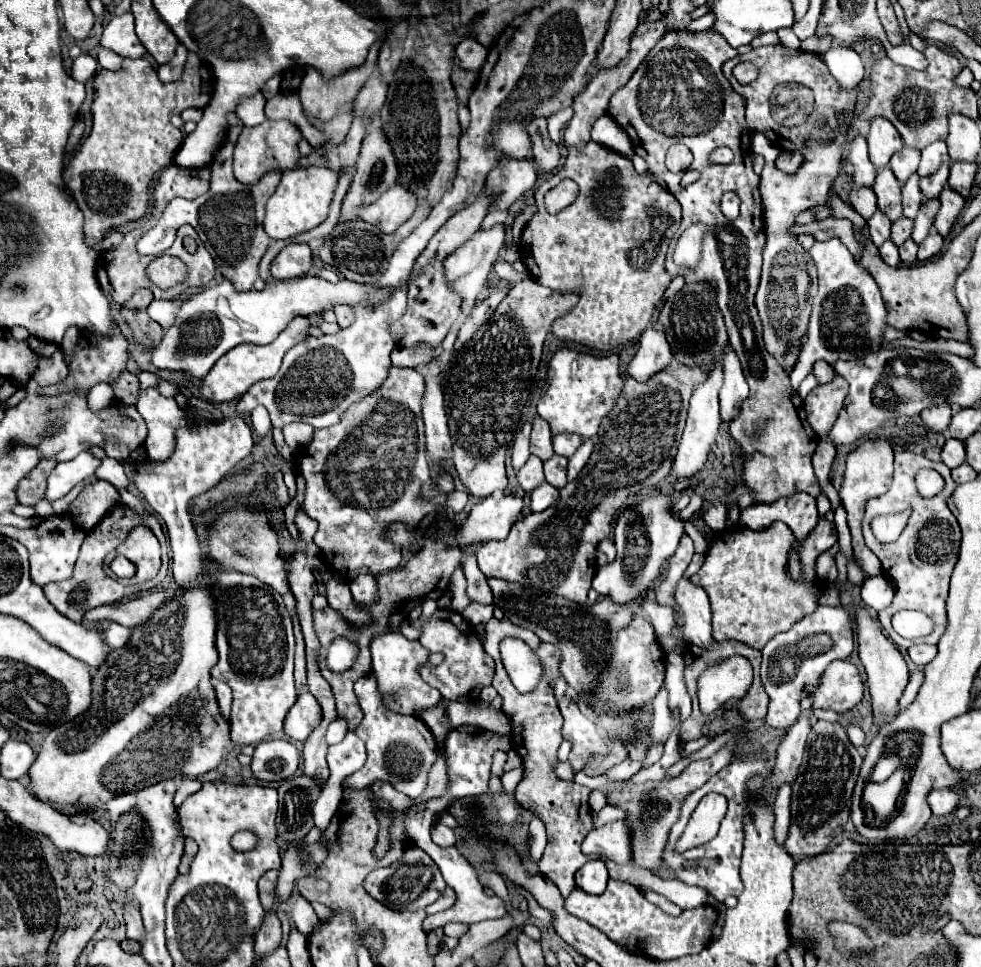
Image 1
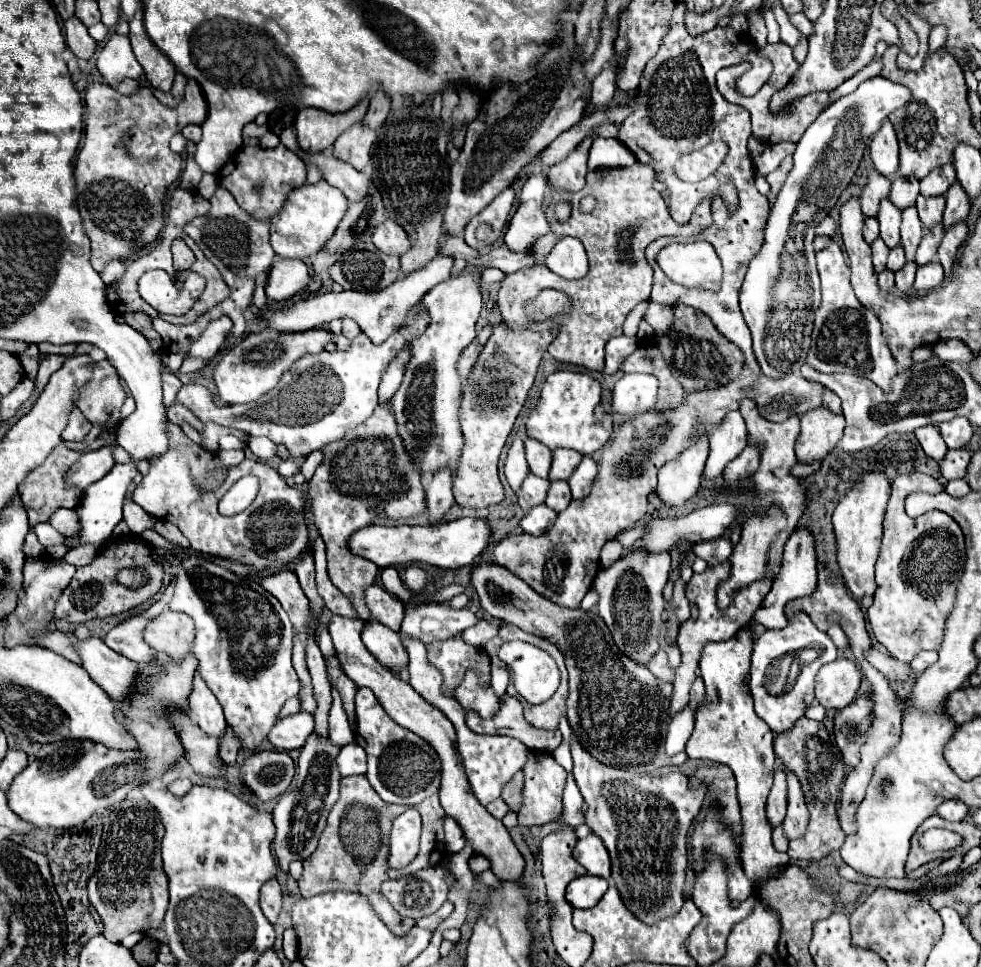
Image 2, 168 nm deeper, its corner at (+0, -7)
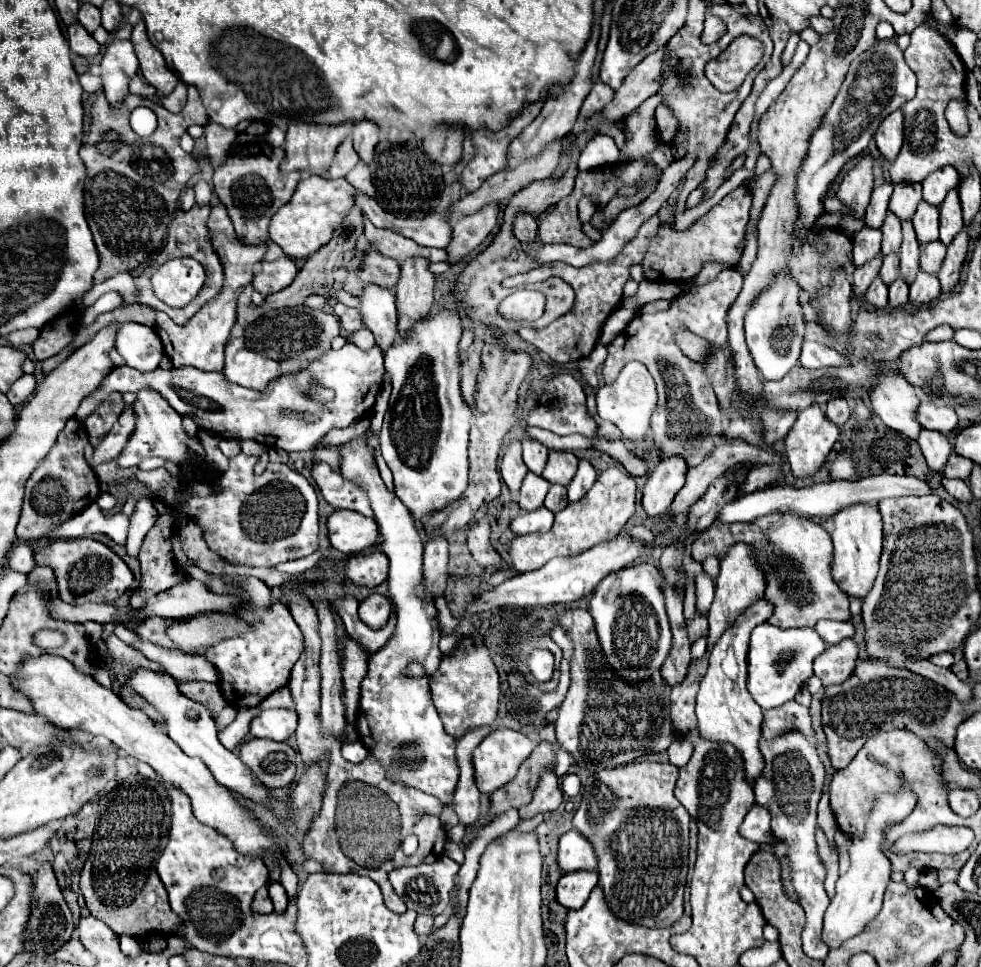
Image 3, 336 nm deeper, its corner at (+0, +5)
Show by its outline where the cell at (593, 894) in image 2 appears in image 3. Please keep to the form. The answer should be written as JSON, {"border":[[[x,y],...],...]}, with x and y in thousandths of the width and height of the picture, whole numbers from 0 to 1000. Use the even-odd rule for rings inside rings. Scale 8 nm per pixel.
{"border":[[[608,900],[579,902],[567,914],[567,931],[579,941],[593,939],[608,914],[610,914]]]}

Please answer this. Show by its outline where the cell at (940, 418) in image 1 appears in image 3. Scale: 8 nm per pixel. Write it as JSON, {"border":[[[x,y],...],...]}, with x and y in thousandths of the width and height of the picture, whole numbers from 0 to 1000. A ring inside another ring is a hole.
{"border":[[[940,443],[938,451],[936,451],[936,459],[938,459],[948,484],[954,486],[954,488],[960,488],[960,482],[964,480],[968,467],[970,467],[964,451],[954,447],[954,445]]]}

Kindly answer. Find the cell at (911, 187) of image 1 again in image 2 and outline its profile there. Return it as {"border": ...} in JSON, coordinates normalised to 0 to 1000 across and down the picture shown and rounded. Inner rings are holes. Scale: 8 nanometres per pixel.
{"border":[[[928,213],[926,217],[919,219],[919,256],[924,261],[926,271],[932,271],[932,263],[938,252],[938,246],[940,246],[938,225],[934,219],[934,213]]]}

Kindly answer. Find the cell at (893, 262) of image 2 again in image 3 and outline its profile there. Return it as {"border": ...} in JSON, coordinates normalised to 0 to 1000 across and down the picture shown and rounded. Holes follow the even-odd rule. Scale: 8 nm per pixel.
{"border":[[[905,263],[903,267],[901,267],[901,273],[899,273],[899,277],[897,277],[897,283],[899,283],[899,287],[903,287],[903,294],[907,294],[907,292],[911,292],[911,287],[915,287],[915,283],[917,283],[917,275],[915,275],[915,263]]]}

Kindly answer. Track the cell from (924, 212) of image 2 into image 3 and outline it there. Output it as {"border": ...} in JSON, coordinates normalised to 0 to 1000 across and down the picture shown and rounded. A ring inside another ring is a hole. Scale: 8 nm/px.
{"border":[[[940,207],[936,211],[934,221],[930,223],[930,232],[932,232],[932,238],[936,242],[938,252],[944,252],[944,250],[956,246],[956,223],[958,223],[956,213],[946,211],[944,207]]]}

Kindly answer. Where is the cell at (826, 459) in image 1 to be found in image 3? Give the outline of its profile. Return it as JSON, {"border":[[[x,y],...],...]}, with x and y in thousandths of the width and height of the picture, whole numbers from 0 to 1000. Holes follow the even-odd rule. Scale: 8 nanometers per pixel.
{"border":[[[734,451],[734,453],[732,453],[732,459],[730,459],[728,465],[720,472],[720,476],[718,476],[716,480],[712,480],[712,482],[707,482],[707,484],[701,486],[701,490],[699,490],[699,503],[697,503],[695,509],[689,511],[689,515],[687,515],[687,519],[685,519],[685,525],[683,525],[683,532],[701,527],[703,521],[707,521],[707,519],[720,509],[720,503],[724,503],[724,498],[728,498],[734,490],[738,490],[742,484],[746,484],[746,482],[750,482],[750,480],[754,480],[754,478],[766,478],[767,480],[793,480],[793,478],[795,478],[795,480],[797,480],[797,478],[801,478],[801,476],[797,471],[773,463],[773,461],[767,461],[767,459],[762,459],[760,455],[754,455],[754,453],[744,455],[744,453]]]}

